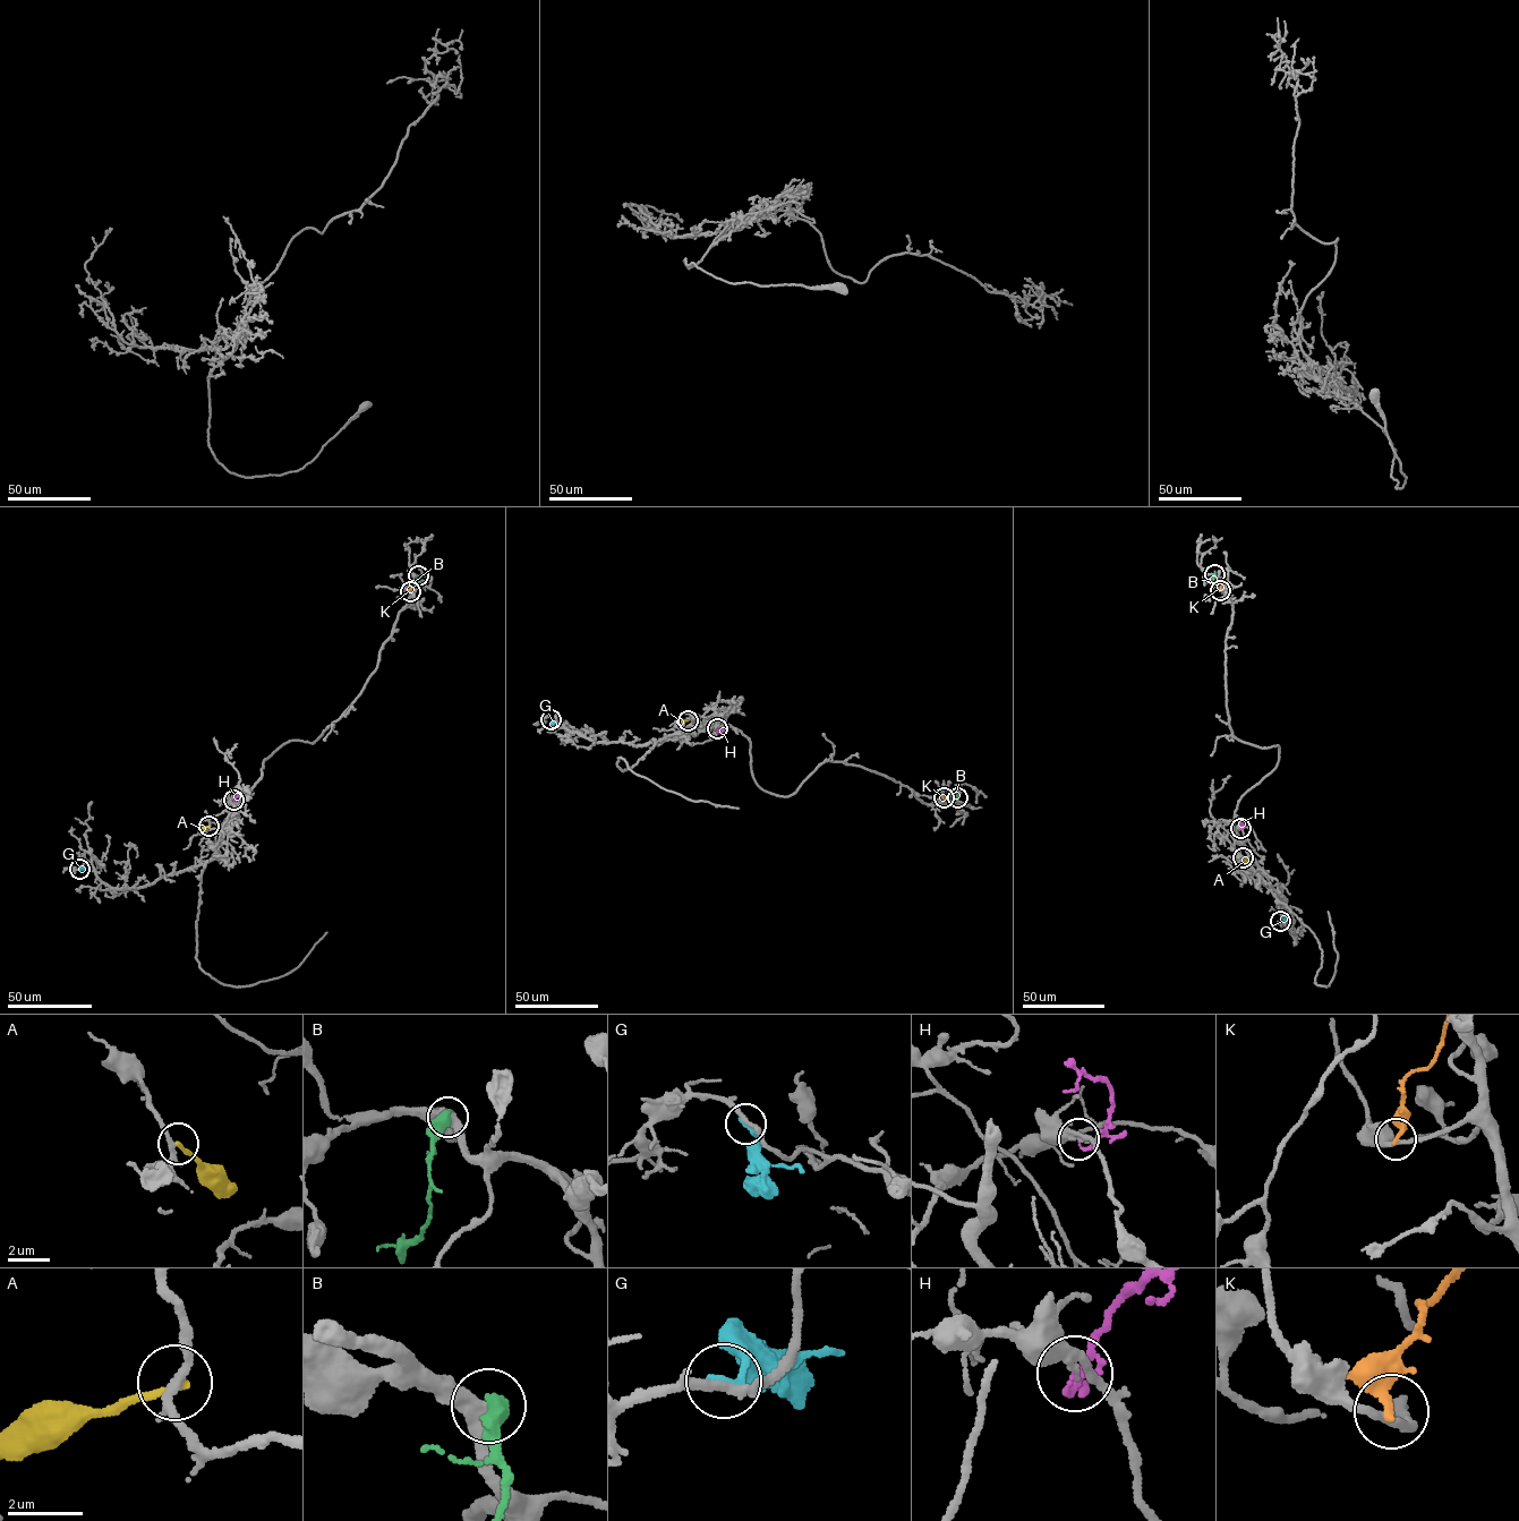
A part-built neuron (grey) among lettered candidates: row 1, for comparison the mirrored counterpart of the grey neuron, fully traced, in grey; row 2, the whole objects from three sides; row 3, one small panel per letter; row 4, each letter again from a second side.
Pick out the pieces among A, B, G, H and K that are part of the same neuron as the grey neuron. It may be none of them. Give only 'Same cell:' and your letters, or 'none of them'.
Same cell: none of them

